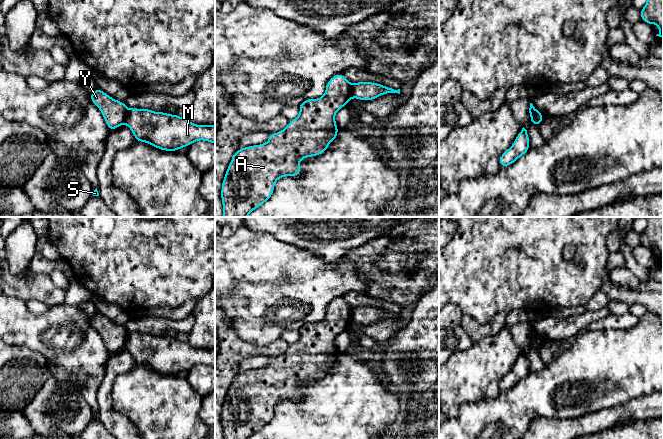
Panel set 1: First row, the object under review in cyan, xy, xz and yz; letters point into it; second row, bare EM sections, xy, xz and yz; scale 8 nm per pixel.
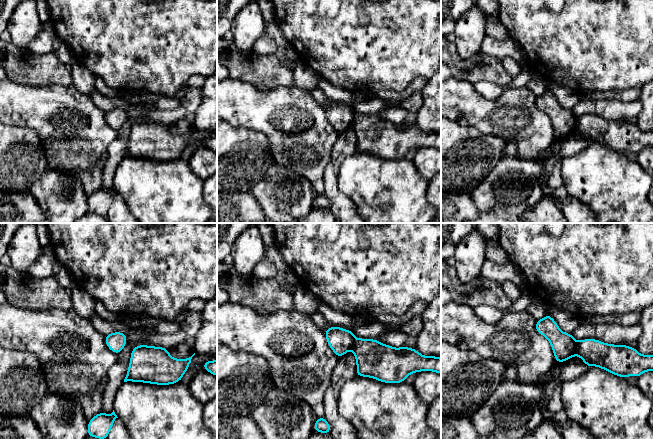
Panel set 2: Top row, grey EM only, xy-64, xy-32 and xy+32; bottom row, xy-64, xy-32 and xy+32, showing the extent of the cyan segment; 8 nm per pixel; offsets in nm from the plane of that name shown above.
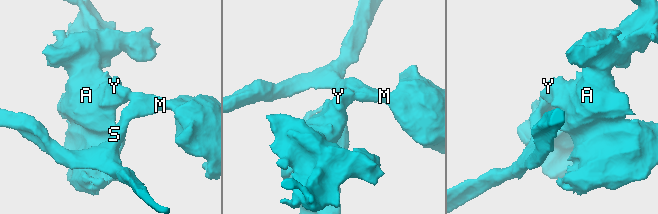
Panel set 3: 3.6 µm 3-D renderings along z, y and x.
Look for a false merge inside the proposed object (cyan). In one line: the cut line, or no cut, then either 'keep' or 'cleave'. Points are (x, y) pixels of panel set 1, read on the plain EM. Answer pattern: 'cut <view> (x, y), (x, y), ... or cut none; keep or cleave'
cut xz (352, 308), (350, 320); cleave

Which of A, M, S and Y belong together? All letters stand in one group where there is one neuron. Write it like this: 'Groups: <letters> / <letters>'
Groups: A Y / M S

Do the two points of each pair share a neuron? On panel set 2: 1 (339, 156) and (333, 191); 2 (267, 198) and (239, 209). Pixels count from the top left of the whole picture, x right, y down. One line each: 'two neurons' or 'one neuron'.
1: one neuron
2: two neurons

